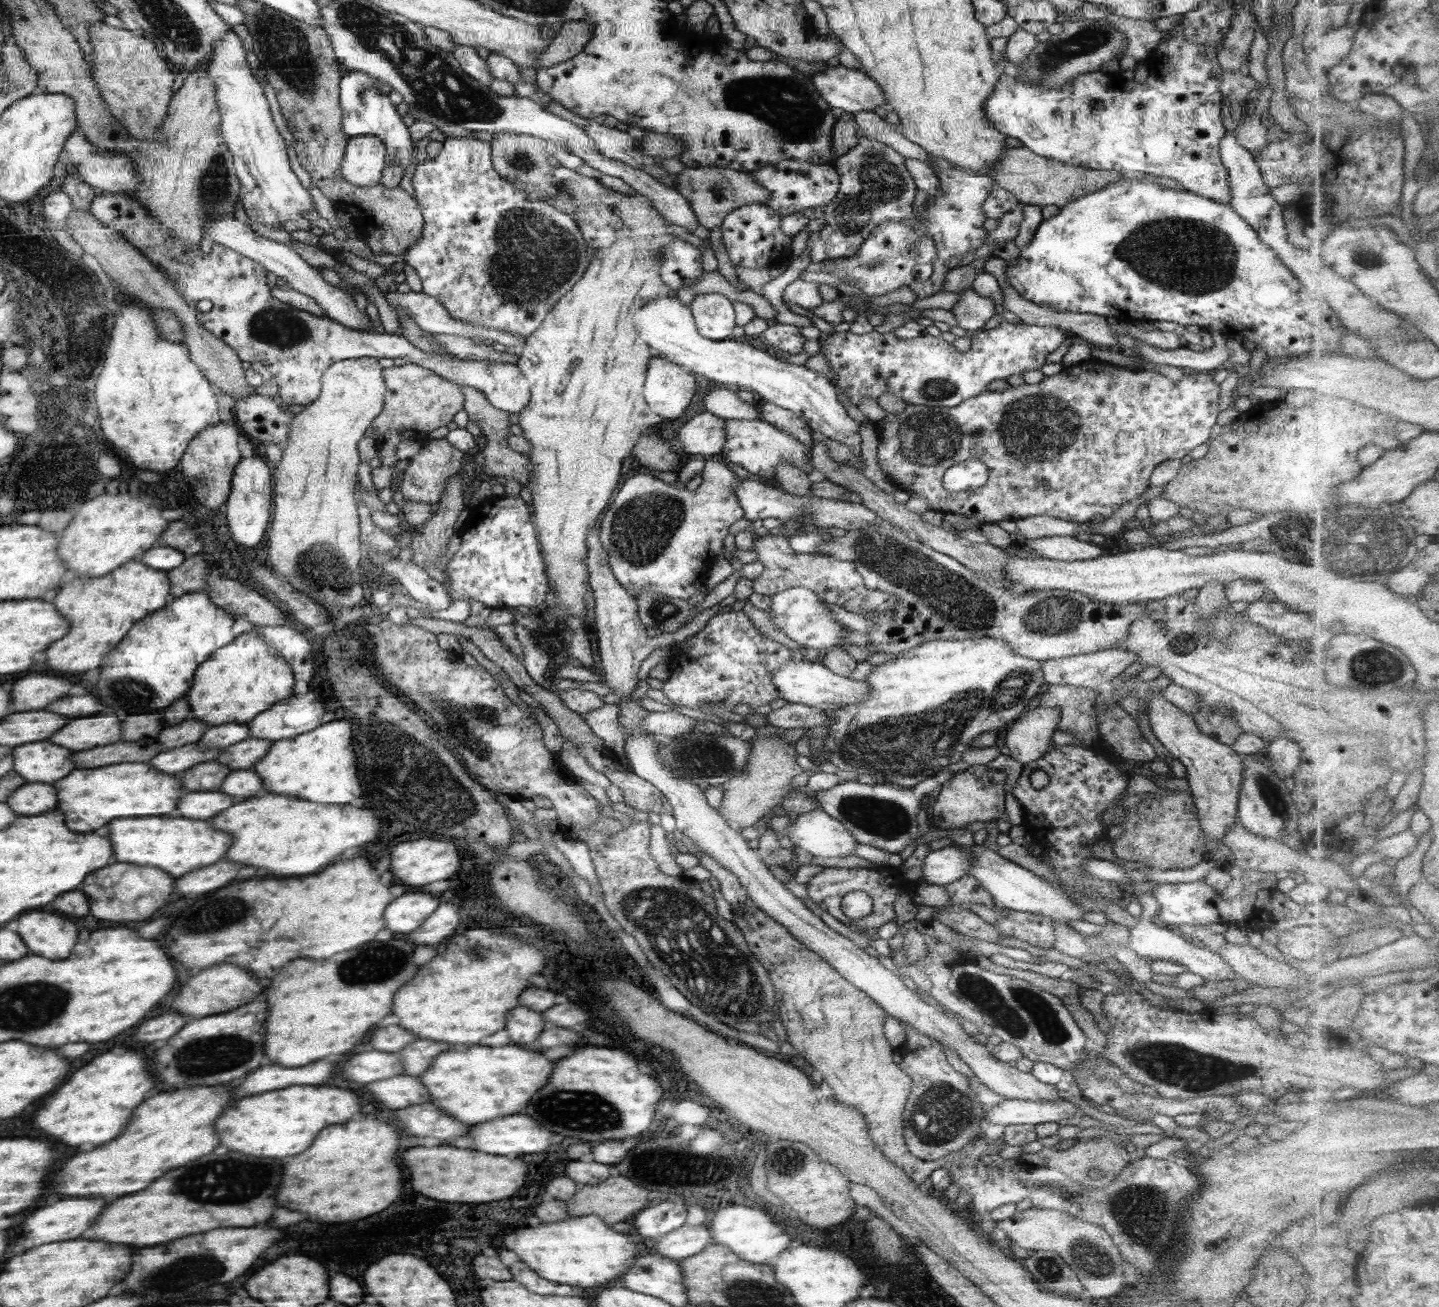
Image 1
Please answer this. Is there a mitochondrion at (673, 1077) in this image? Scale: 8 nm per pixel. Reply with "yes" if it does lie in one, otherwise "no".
no

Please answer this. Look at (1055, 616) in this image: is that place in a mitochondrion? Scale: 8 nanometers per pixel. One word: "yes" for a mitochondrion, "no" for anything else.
yes

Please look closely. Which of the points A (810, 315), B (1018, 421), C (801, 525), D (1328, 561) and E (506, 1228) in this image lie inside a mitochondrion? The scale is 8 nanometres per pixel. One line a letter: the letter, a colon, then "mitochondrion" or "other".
A: other
B: mitochondrion
C: other
D: mitochondrion
E: other

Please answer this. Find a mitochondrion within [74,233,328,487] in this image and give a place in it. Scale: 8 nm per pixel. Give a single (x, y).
(274, 326)

